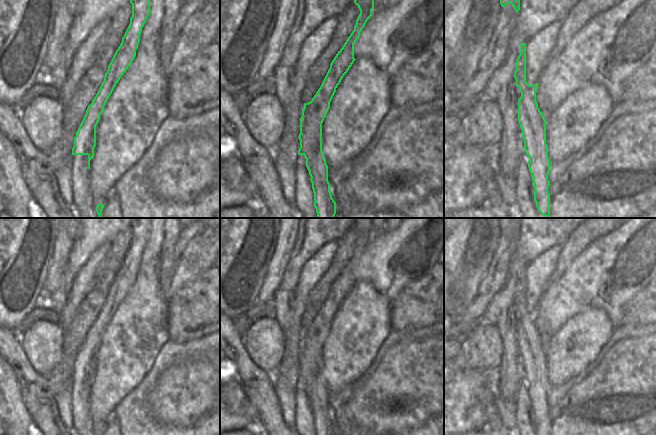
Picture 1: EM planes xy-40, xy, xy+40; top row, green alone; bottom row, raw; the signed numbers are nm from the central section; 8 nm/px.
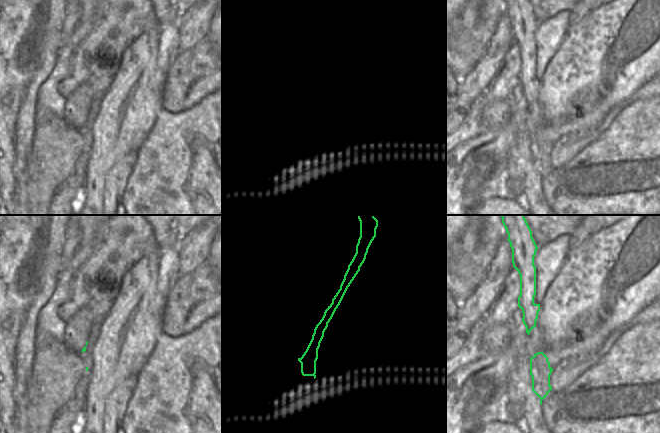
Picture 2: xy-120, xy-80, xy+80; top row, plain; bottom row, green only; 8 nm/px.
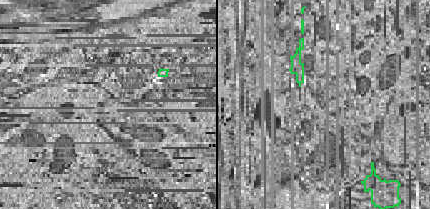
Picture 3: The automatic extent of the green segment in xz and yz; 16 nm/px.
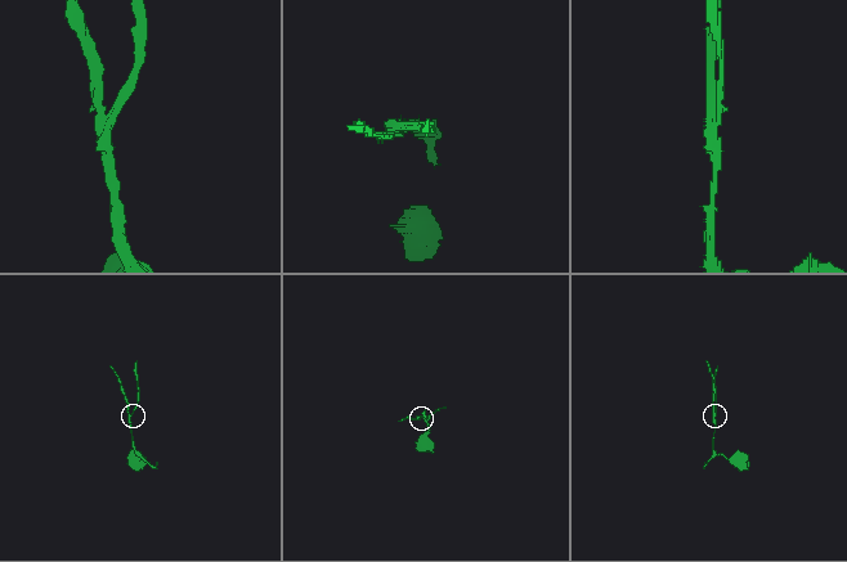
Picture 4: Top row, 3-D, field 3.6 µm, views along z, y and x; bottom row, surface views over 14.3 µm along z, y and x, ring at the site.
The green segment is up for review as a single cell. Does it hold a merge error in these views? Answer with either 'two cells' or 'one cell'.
two cells

